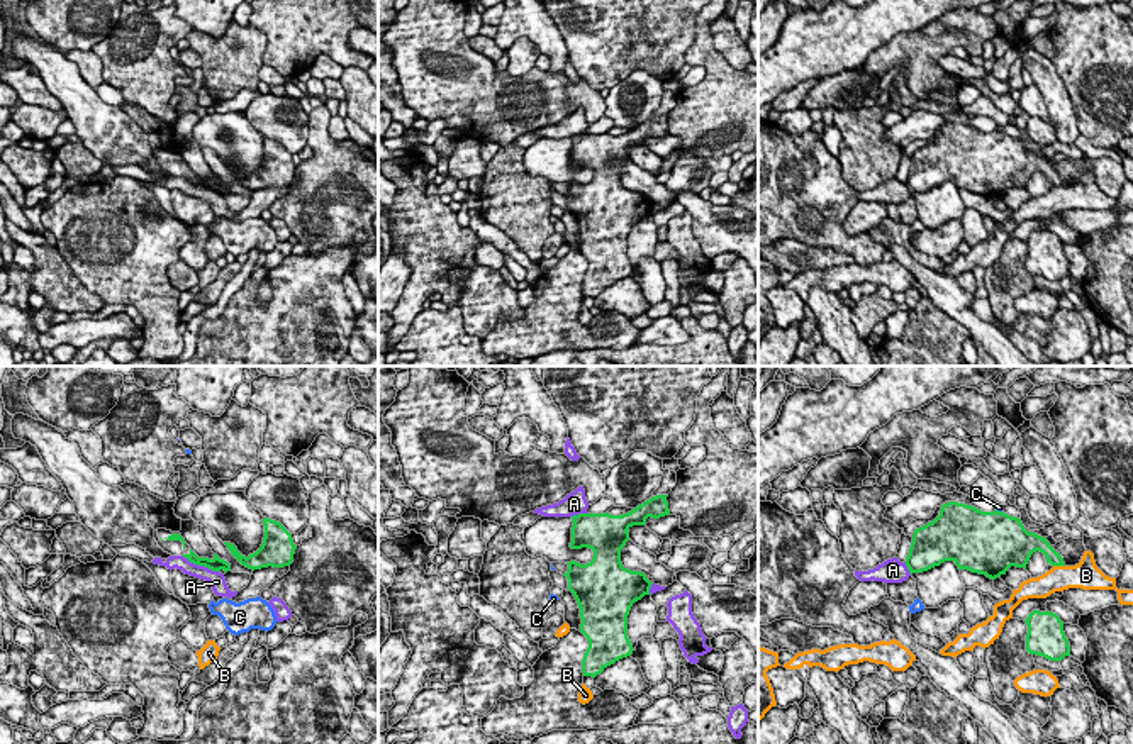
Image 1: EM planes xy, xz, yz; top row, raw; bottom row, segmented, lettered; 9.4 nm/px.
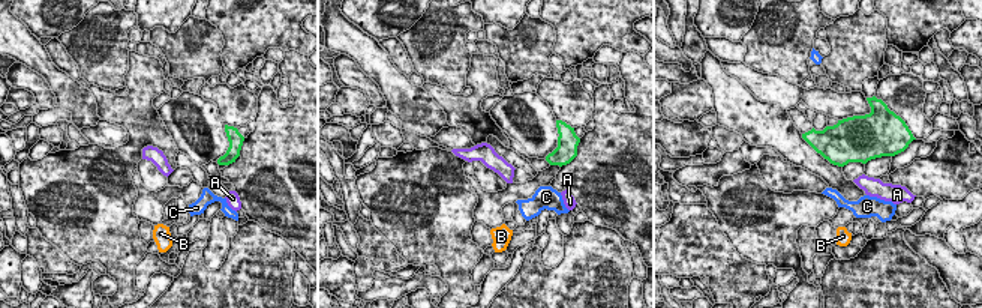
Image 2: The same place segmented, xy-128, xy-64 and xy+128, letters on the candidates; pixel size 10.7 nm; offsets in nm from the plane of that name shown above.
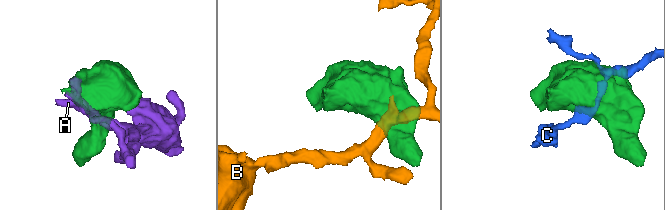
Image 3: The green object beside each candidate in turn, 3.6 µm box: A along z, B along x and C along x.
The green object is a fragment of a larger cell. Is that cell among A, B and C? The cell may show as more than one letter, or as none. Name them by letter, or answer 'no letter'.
no letter

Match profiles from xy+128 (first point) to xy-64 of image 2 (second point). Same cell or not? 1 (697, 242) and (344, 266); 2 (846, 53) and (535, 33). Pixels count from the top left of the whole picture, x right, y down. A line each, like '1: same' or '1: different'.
1: different
2: same

